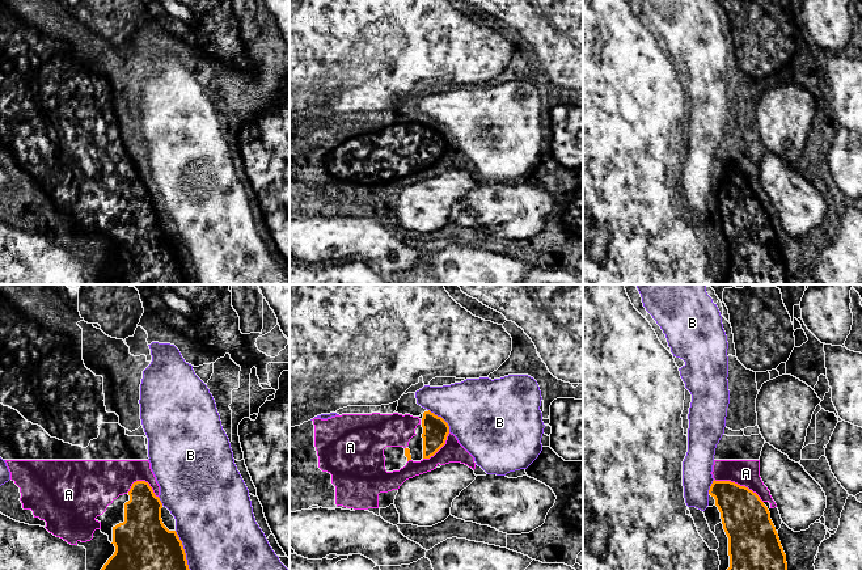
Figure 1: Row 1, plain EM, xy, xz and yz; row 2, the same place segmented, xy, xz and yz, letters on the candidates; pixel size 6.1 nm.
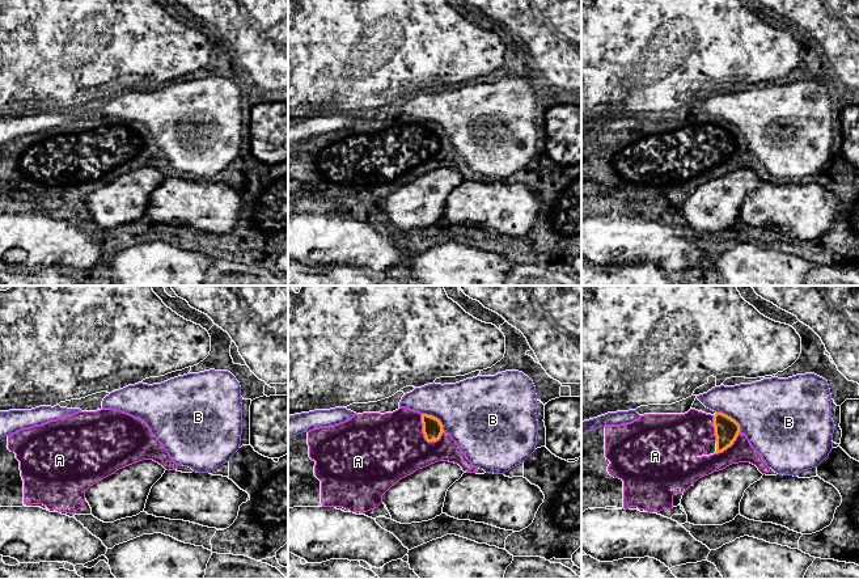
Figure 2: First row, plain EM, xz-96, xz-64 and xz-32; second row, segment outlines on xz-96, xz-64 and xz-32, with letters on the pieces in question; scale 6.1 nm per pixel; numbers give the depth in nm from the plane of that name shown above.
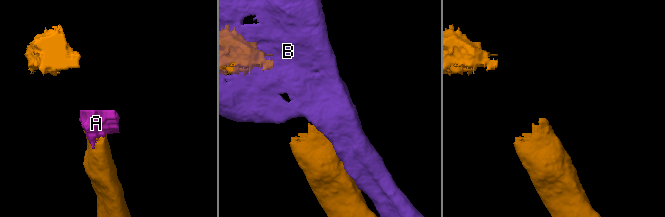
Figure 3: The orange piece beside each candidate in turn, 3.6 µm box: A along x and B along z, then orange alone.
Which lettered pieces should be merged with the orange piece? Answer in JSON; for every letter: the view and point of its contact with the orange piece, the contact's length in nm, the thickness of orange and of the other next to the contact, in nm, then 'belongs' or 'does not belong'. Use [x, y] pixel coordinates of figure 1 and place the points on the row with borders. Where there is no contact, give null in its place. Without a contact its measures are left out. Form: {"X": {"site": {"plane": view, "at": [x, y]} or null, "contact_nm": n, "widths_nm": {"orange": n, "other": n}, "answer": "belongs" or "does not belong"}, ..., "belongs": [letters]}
{"A": {"site": {"plane": "yz", "at": [739, 485]}, "contact_nm": 340, "widths_nm": {"orange": 300, "other": 160}, "answer": "belongs"}, "B": {"site": {"plane": "xy", "at": [184, 550]}, "contact_nm": 260, "widths_nm": {"orange": 320, "other": 480}, "answer": "does not belong"}, "belongs": ["A"]}

